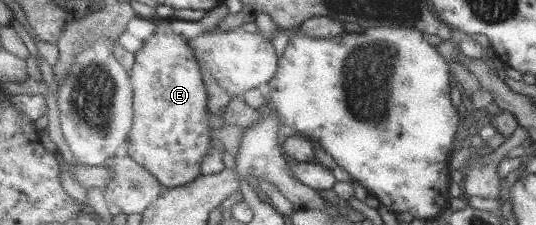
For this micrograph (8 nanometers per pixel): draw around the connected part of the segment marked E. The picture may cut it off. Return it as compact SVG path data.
M161 26L158 32L136 54L136 65L131 71L133 87L136 92L136 122L124 150L136 162L147 167L156 178L165 186L187 185L203 174L202 162L209 150L216 147L212 145L212 132L210 131L210 116L206 107L208 92L204 86L203 72L200 62L195 57L194 50L188 42L188 37L178 34L171 26Z

